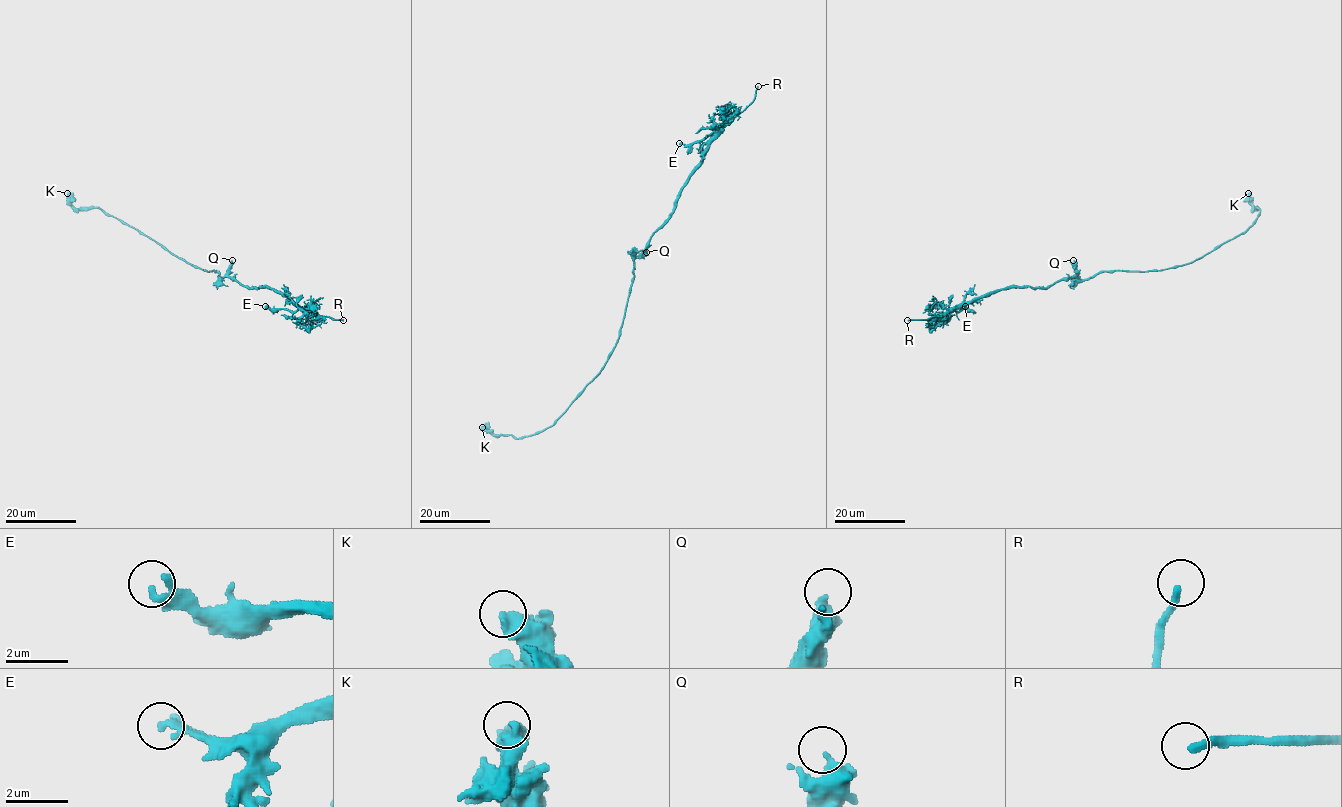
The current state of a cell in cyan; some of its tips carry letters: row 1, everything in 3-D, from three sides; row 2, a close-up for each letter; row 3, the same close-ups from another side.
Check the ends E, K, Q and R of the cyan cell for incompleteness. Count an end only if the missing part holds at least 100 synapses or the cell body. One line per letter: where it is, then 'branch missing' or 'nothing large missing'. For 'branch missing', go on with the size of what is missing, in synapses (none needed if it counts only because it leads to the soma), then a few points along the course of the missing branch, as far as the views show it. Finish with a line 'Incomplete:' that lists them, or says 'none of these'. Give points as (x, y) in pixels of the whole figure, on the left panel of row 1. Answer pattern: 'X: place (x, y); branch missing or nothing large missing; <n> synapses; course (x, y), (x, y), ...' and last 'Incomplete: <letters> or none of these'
E: place (265, 306); nothing large missing
K: place (67, 193); nothing large missing
Q: place (232, 260); nothing large missing
R: place (343, 320); branch missing; course (343, 320), (342, 329), (331, 341), (307, 336), (290, 343), (273, 337), (276, 342), (273, 341)
Incomplete: R

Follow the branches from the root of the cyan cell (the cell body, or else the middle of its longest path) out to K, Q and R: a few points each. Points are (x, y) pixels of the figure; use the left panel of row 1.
K: (214, 270), (207, 271), (177, 257), (137, 229), (105, 215), (98, 208), (75, 208), (67, 193)
Q: (214, 270), (220, 279), (232, 260)
R: (214, 270), (220, 279), (229, 277), (247, 287), (268, 286), (310, 313), (343, 320)

